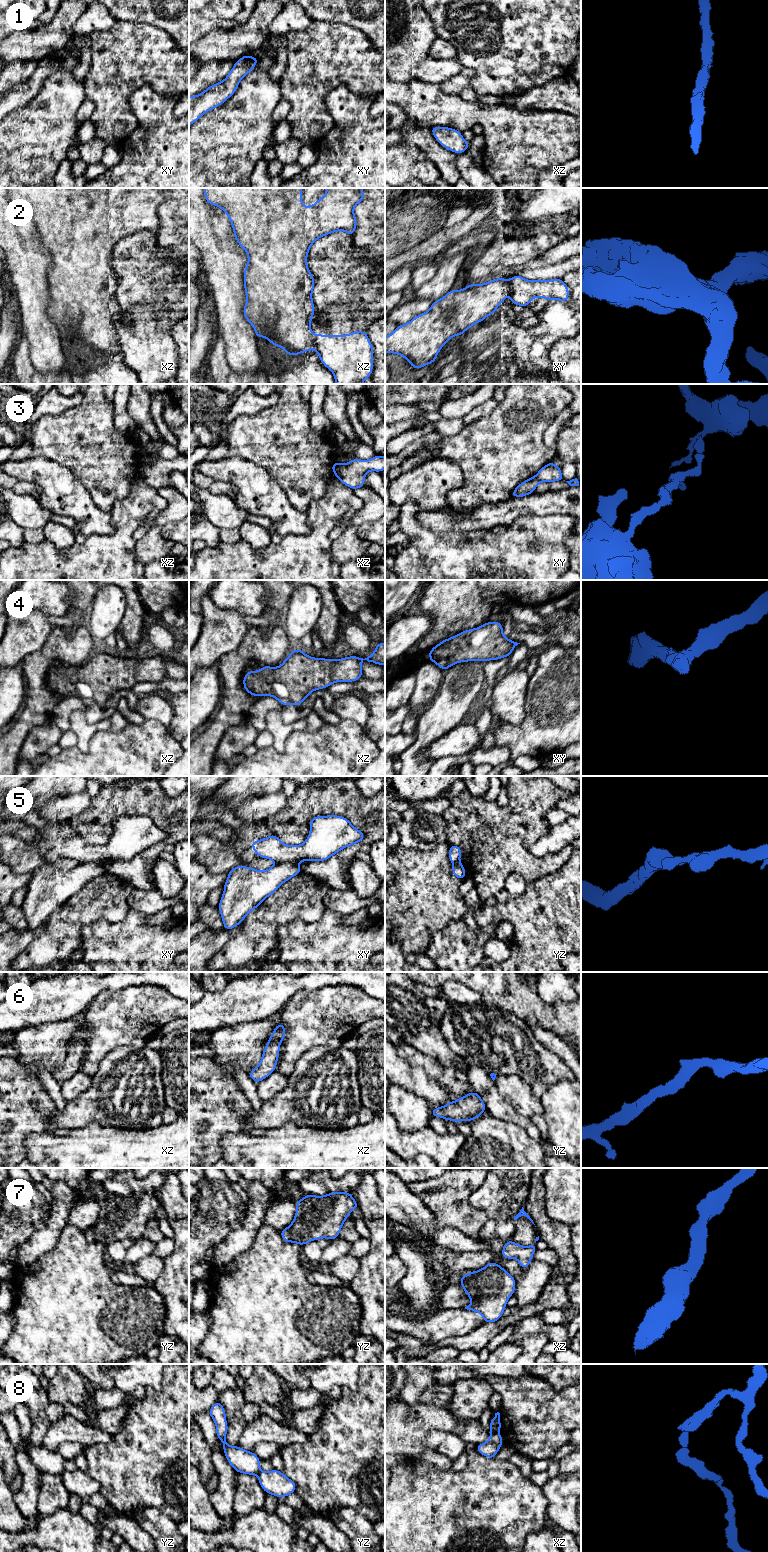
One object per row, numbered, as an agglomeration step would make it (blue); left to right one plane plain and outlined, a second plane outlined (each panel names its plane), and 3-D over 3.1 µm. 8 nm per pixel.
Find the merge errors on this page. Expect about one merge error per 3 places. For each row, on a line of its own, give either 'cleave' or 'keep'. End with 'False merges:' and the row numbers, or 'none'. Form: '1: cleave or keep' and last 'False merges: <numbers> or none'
1: keep
2: cleave
3: cleave
4: keep
5: cleave
6: keep
7: keep
8: cleave
False merges: 2, 3, 5, 8

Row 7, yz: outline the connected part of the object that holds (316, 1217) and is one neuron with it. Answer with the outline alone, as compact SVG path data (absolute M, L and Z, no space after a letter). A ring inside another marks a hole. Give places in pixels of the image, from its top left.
M331 1192L323 1196L306 1194L301 1200L295 1201L297 1210L291 1224L280 1231L284 1242L294 1242L301 1246L321 1238L330 1241L339 1237L342 1226L349 1214L356 1208L358 1203L350 1192Z

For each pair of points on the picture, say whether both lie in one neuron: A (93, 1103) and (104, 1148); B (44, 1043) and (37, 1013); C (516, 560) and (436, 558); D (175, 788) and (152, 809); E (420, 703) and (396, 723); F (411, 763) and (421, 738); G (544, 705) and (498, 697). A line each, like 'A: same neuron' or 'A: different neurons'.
A: different neurons
B: different neurons
C: same neuron
D: different neurons
E: different neurons
F: same neuron
G: different neurons

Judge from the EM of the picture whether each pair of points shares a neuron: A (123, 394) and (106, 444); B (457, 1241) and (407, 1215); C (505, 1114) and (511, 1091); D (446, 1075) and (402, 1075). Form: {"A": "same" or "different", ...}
{"A": "different", "B": "same", "C": "different", "D": "different"}

